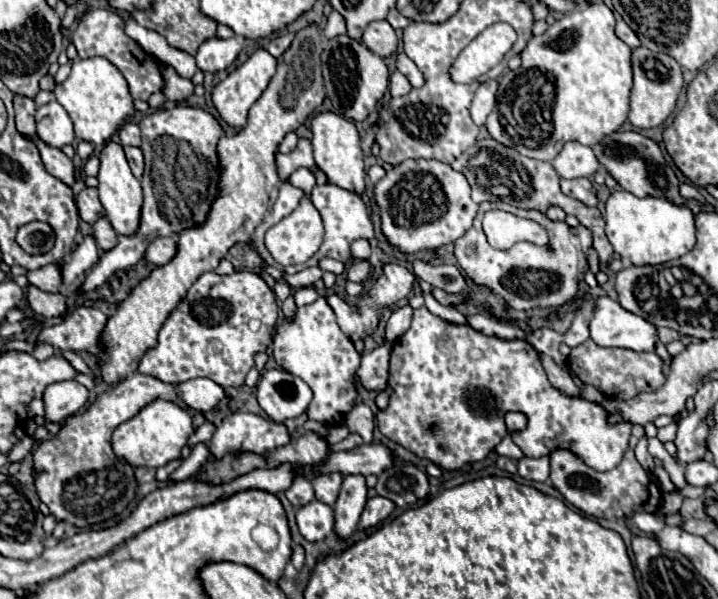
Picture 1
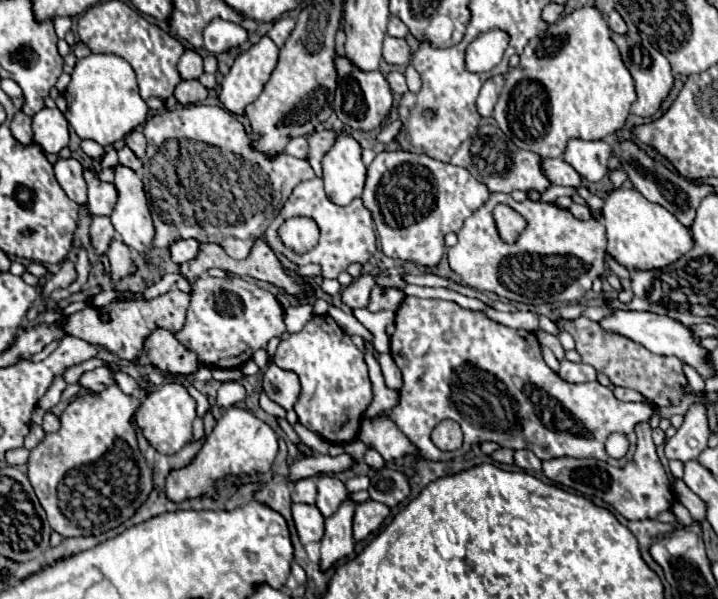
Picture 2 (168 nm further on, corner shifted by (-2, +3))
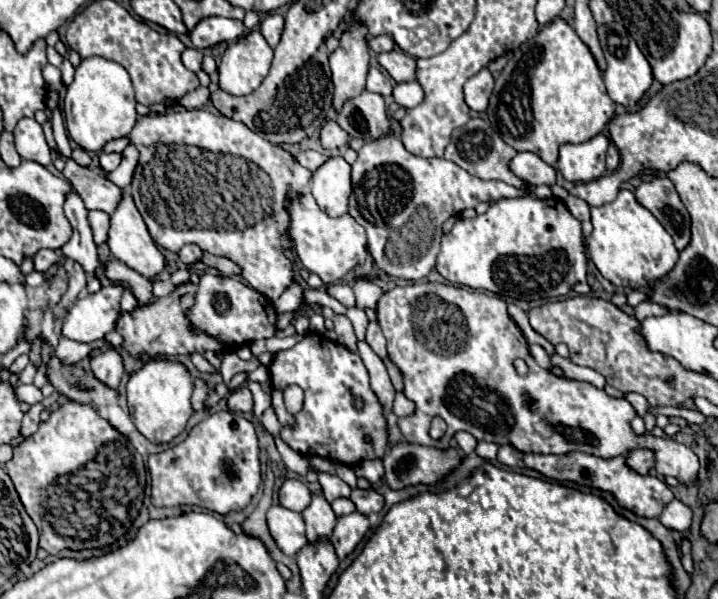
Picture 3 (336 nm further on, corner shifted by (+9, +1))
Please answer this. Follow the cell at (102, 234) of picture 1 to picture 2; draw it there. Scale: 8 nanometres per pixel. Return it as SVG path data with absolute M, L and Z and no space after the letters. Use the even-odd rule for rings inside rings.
M115 236L111 240L111 246L107 250L107 258L111 262L113 280L119 280L119 278L123 278L123 276L127 276L127 274L131 274L135 270L135 264L133 264L133 258L131 258L131 250L119 236Z

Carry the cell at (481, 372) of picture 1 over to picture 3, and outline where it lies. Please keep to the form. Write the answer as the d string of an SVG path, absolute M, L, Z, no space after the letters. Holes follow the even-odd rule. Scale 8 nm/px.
M416 282L408 286L396 286L382 294L376 306L378 324L388 342L388 358L404 374L404 394L416 404L412 416L400 418L400 430L404 440L424 446L446 448L448 440L458 432L466 430L476 440L486 440L494 444L512 444L520 452L540 452L540 454L568 454L580 450L600 458L614 458L636 448L648 448L654 454L654 468L662 476L674 476L680 482L692 482L698 476L698 456L684 444L672 438L656 438L652 434L638 436L634 434L630 422L636 416L636 410L624 398L612 398L604 390L594 388L588 382L570 380L556 376L550 370L544 370L528 352L528 342L516 322L508 314L508 304L494 294L464 290L452 284L440 282ZM514 358L526 360L530 372L528 376L518 376L514 370ZM550 412L558 422L556 432L550 438L542 438L534 432L534 422L544 418ZM434 416L444 418L446 432L440 440L432 440L428 430Z

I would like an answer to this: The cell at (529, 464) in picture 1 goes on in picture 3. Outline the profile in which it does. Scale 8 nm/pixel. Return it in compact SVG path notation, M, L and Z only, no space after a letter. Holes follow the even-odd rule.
M504 444L504 446L498 448L498 462L500 464L506 464L506 466L512 466L514 468L514 466L520 464L520 460L522 460L522 452L516 450L514 446Z

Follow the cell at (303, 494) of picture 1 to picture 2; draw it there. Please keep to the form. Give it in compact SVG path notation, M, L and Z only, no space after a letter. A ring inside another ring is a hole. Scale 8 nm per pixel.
M303 478L303 482L295 482L291 500L293 502L303 502L303 504L313 504L317 498L317 486L311 478Z

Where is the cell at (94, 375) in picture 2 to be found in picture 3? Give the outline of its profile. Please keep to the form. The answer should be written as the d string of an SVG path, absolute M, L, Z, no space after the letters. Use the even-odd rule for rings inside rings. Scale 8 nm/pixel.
M108 348L102 354L92 356L90 368L96 374L96 378L100 378L110 388L116 388L120 384L120 378L124 376L122 356L114 348Z

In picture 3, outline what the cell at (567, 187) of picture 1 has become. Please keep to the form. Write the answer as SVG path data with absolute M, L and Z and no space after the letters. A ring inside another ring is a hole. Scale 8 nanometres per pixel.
M518 152L510 162L508 168L522 180L538 186L538 184L554 184L556 182L556 170L550 164L544 164L534 152Z

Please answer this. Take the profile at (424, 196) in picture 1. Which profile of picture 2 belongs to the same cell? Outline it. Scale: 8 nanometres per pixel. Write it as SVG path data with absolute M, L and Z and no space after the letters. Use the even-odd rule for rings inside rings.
M395 150L377 154L367 168L367 182L361 198L373 214L385 256L411 260L421 266L435 266L445 252L443 236L459 232L465 218L489 198L489 190L483 190L483 186L459 166L433 160L425 154Z

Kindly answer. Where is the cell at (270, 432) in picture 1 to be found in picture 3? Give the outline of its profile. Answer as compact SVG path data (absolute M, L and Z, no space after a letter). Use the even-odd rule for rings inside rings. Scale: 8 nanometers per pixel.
M216 412L200 420L184 442L148 458L152 504L162 506L198 506L222 516L240 512L252 500L260 486L260 448L254 426L234 412Z

